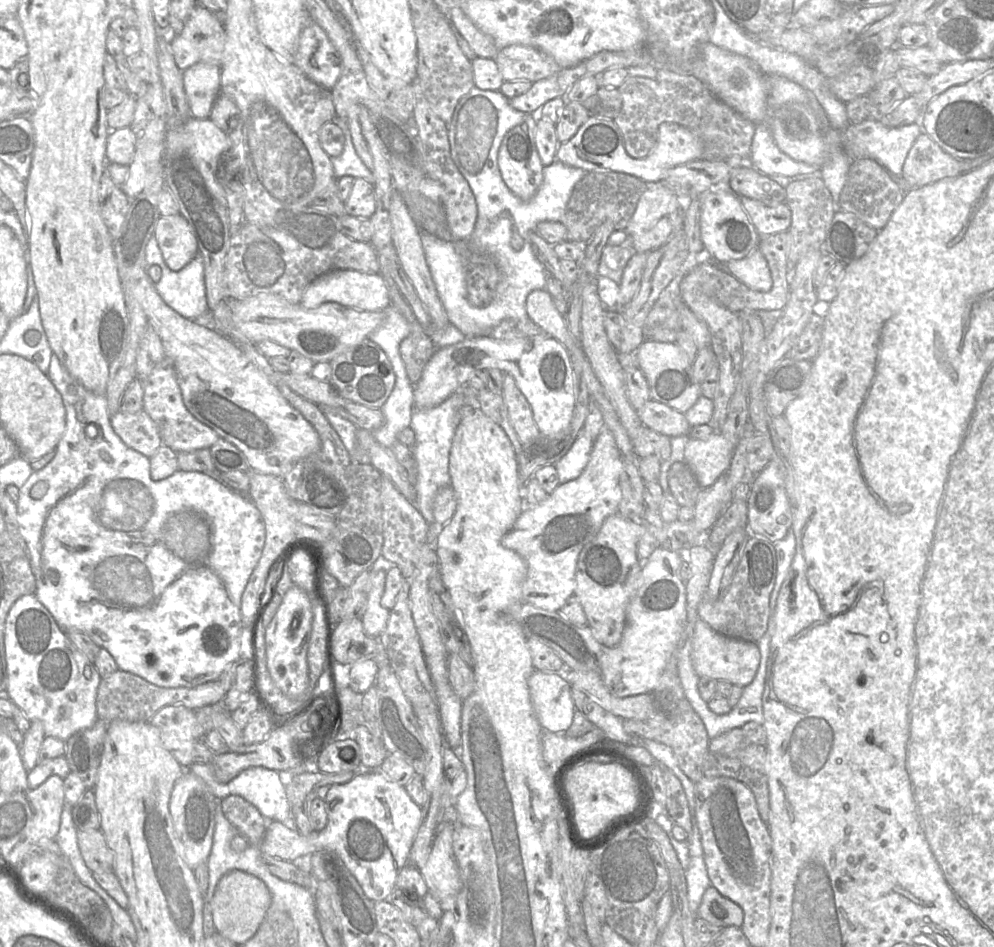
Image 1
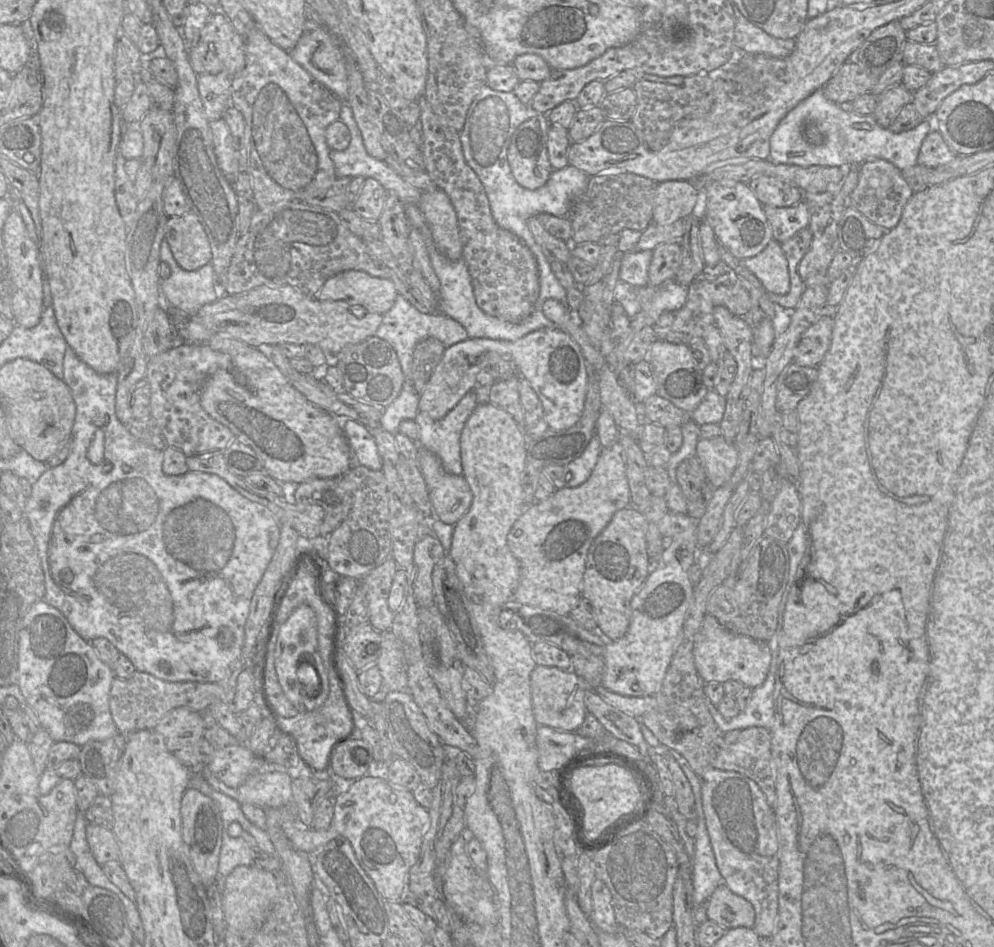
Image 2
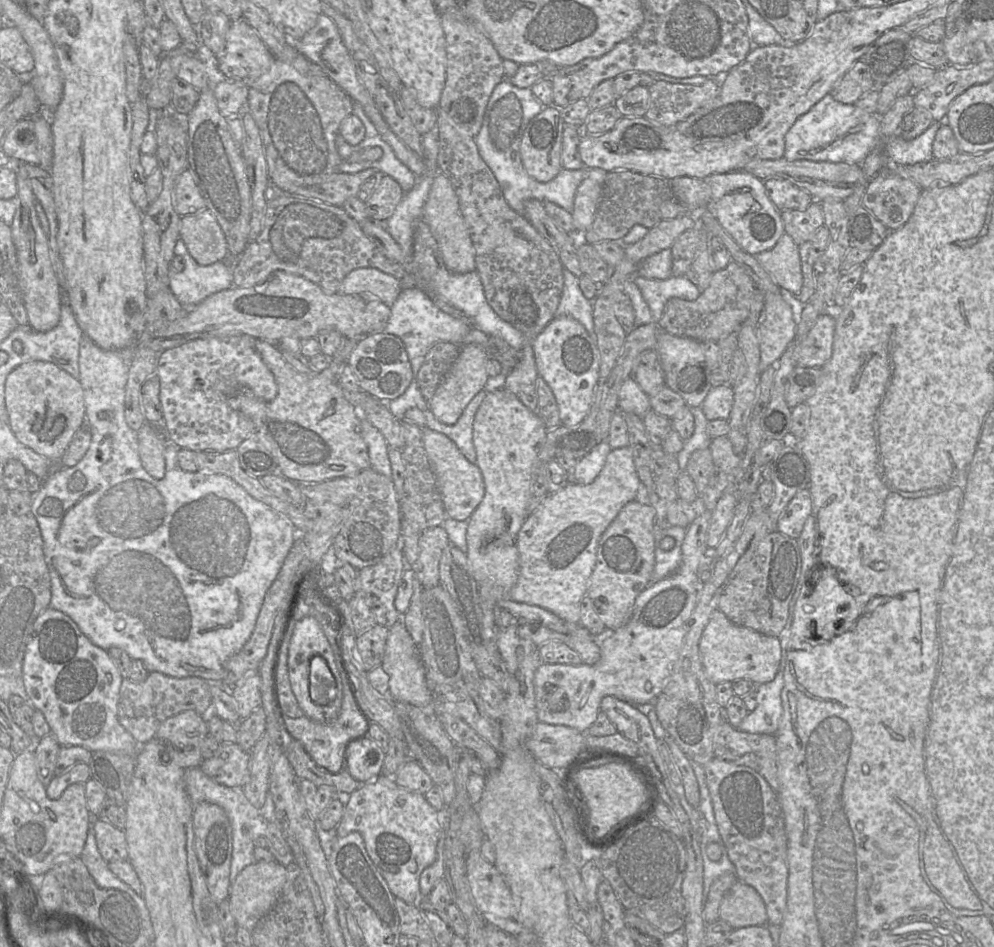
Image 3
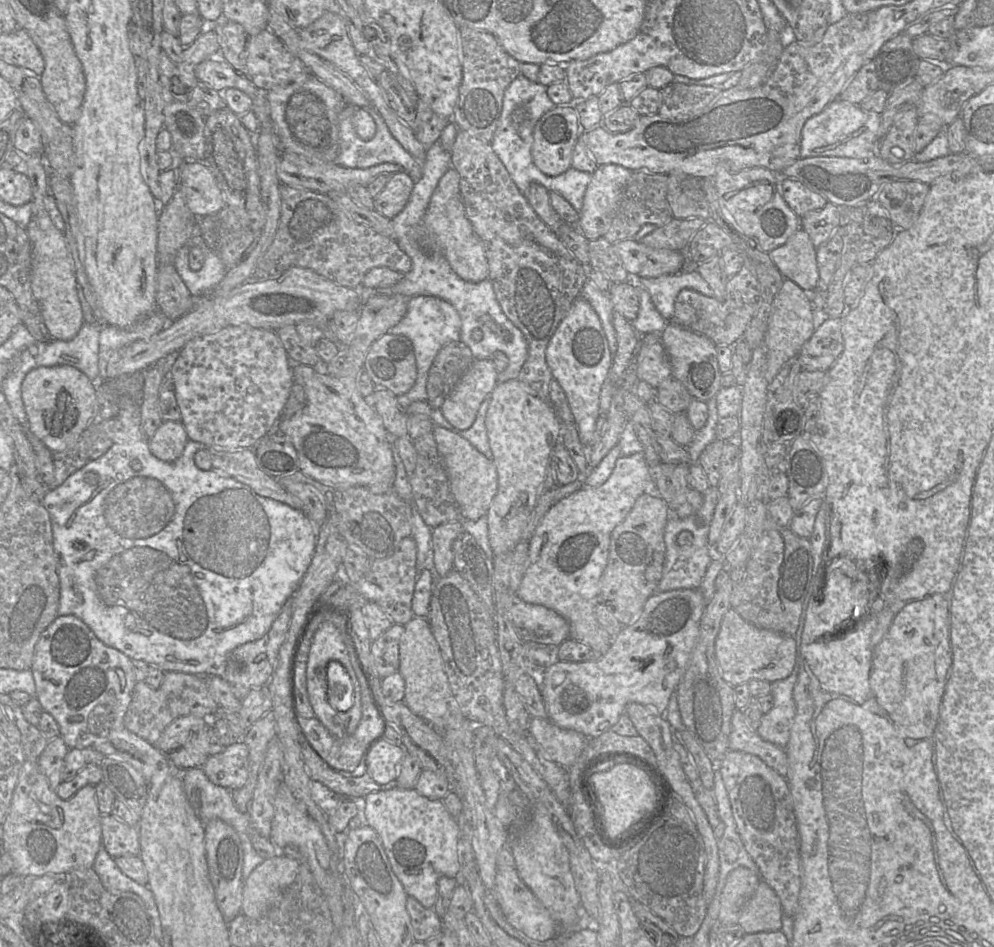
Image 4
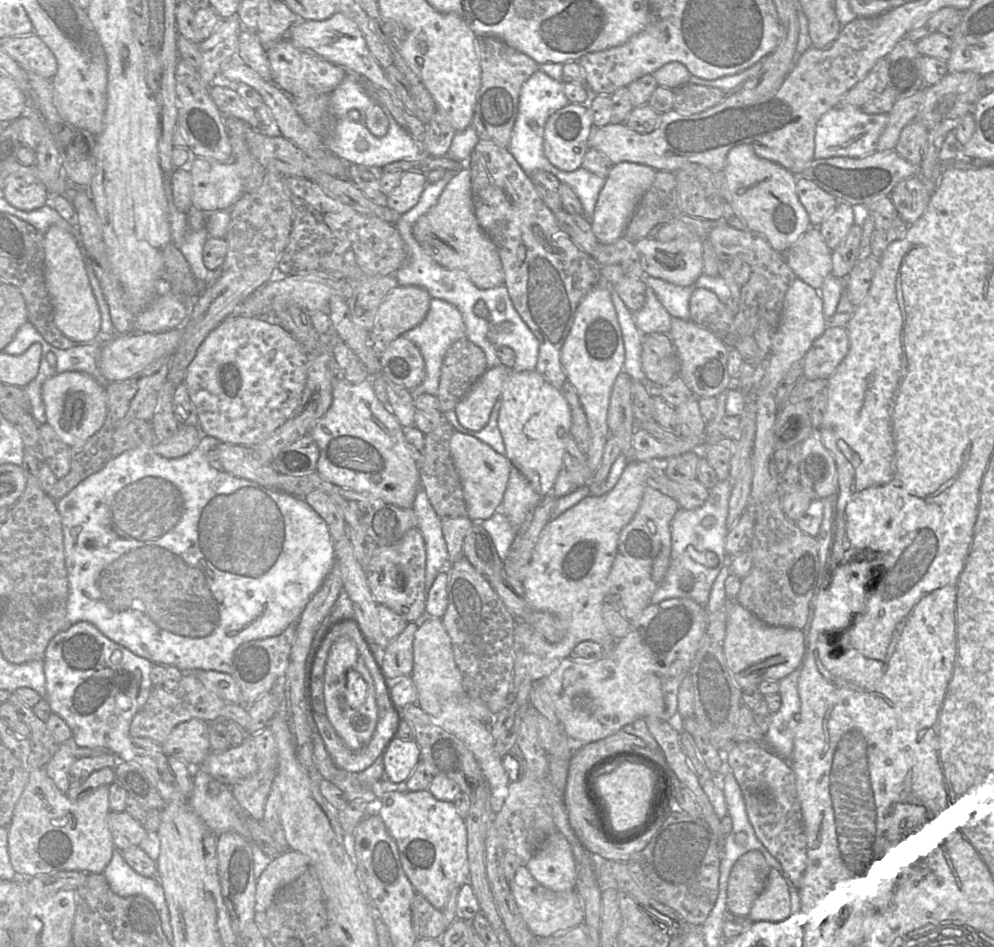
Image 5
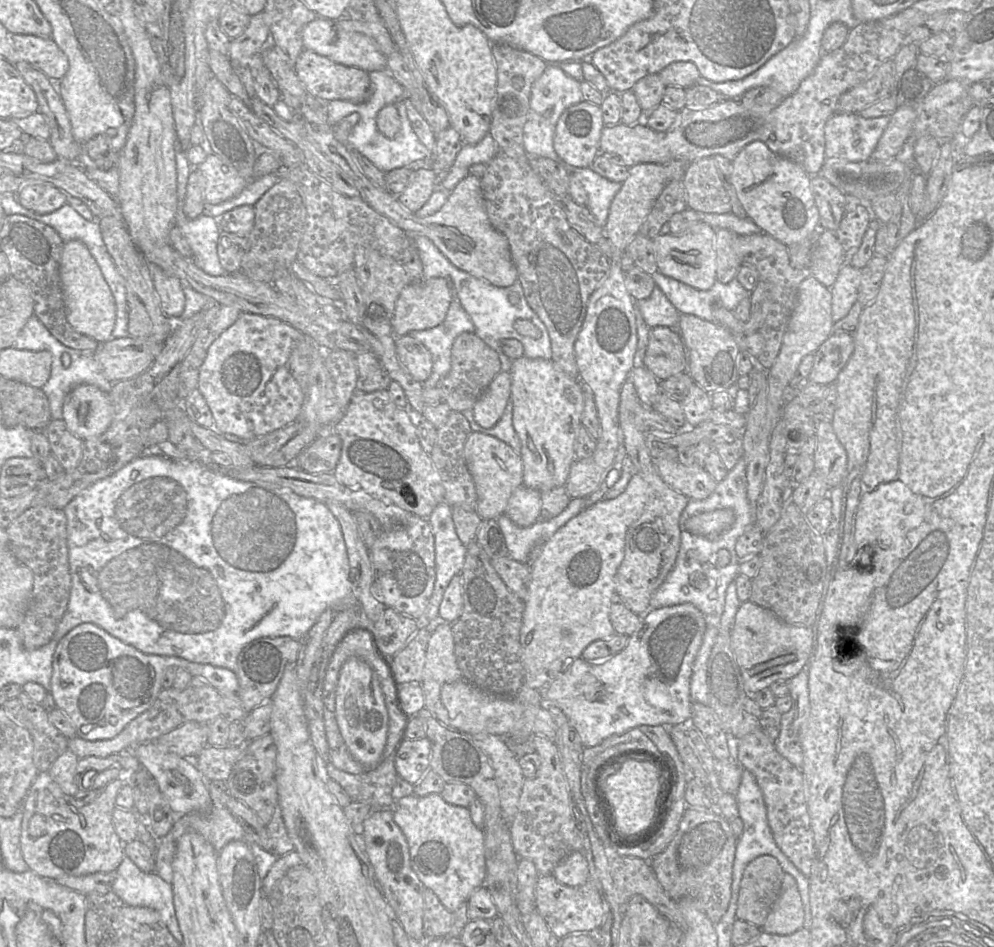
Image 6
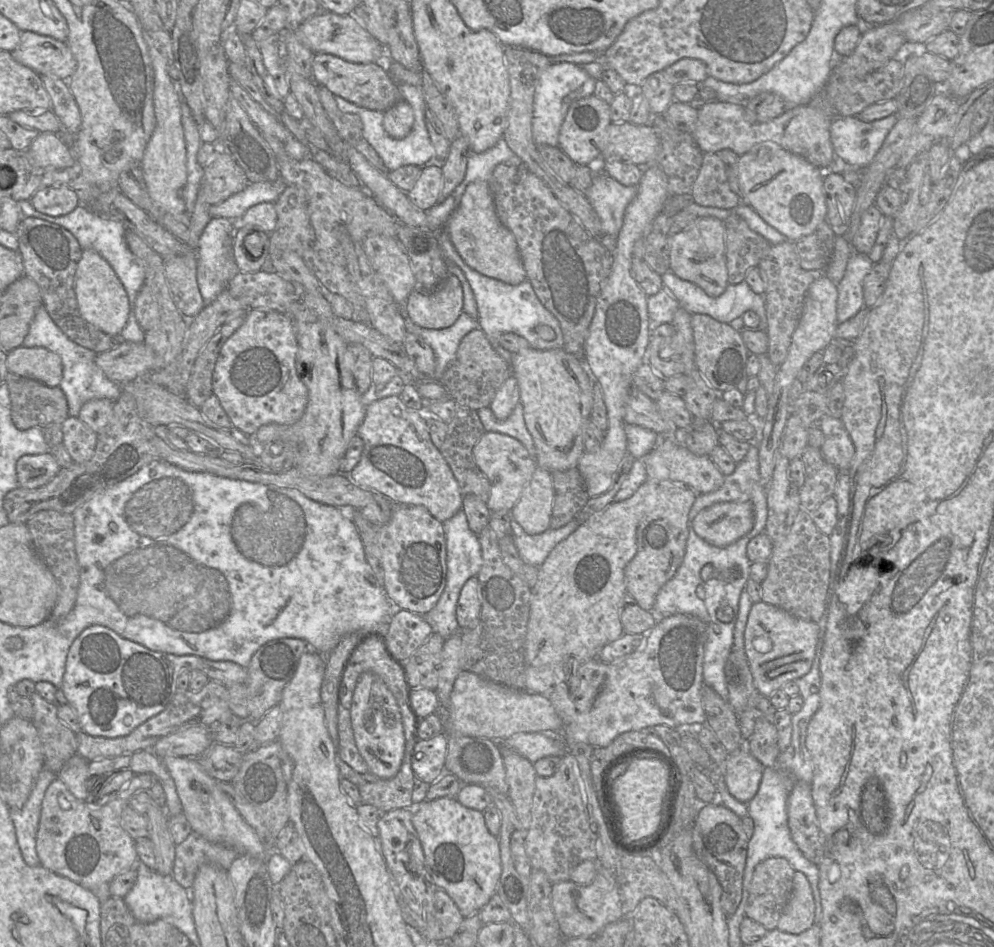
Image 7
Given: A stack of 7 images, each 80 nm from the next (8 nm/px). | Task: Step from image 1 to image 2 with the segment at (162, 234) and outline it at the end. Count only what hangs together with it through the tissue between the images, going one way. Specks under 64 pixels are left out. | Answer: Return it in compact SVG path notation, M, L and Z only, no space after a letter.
M192 213L169 217L164 241L178 266L184 270L196 270L211 262L209 241L199 219Z

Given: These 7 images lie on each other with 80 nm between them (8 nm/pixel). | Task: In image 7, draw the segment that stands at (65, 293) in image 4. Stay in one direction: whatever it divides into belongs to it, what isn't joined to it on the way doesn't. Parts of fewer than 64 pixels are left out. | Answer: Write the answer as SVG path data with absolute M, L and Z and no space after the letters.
M83 249L75 273L75 293L84 320L106 334L118 336L132 311L127 292L110 264L97 252Z

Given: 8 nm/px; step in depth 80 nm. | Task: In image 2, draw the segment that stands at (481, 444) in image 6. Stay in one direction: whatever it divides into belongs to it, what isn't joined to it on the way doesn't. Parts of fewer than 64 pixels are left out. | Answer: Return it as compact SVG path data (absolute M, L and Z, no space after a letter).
M420 449L418 461L426 480L435 516L454 525L468 511L473 495L466 479L447 473L439 458L429 450Z

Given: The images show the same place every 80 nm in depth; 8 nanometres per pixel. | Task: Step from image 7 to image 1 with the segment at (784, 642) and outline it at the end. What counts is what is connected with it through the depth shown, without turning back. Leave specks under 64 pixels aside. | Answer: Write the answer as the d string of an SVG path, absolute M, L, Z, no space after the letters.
M698 619L693 626L690 658L695 672L700 677L724 680L732 685L745 687L754 680L757 674L761 653L757 642L724 636L714 631L703 620Z

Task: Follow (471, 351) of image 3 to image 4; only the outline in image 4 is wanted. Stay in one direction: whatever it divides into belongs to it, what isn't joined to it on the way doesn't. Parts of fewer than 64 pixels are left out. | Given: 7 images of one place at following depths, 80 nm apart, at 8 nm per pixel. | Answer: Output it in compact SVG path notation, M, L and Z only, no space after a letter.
M475 359L439 408L446 420L460 430L469 429L476 420L482 402L497 386L498 374L491 361Z

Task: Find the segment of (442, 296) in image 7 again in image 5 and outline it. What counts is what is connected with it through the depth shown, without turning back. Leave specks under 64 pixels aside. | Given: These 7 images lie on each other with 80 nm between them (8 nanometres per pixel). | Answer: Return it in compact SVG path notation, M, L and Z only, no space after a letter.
M397 286L385 296L369 333L375 357L379 359L390 342L423 321L431 300L418 286Z

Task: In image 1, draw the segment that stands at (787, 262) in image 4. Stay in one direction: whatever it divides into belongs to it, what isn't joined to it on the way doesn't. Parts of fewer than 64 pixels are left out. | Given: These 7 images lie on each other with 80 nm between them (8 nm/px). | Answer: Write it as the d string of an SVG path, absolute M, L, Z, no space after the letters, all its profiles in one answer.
M758 248L741 259L729 260L725 265L718 264L753 290L768 291L773 285L767 260Z

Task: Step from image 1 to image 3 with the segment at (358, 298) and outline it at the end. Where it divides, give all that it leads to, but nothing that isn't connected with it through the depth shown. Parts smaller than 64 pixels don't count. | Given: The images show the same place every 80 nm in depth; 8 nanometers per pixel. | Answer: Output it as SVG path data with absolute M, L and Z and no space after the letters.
M360 268L350 272L337 292L342 294L374 295L392 308L403 290L401 279L377 268Z

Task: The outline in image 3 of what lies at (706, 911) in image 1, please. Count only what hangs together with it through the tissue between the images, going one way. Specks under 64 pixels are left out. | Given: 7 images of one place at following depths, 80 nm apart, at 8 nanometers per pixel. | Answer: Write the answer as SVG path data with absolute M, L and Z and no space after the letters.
M740 881L724 895L719 909L719 919L734 929L749 926L767 926L766 906L759 893Z

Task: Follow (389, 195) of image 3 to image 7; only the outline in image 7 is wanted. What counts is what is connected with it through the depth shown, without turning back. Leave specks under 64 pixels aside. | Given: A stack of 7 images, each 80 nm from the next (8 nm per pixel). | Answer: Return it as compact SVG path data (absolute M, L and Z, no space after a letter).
M441 165L424 166L414 187L407 192L407 195L415 206L428 210L439 202L443 187Z

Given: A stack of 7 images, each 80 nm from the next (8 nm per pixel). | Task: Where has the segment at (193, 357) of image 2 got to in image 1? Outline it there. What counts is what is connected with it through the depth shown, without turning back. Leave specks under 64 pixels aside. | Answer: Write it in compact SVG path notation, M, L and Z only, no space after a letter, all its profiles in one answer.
M157 366L143 384L143 411L159 425L163 445L175 452L209 449L219 439L210 427L197 420L185 407L175 370L171 366Z

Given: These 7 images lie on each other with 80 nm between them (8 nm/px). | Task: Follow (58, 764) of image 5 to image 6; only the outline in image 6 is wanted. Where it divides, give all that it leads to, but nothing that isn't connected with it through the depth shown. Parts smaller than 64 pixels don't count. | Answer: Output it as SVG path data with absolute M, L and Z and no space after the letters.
M68 744L68 749L67 749L66 751L64 751L64 752L56 759L56 761L51 765L51 767L49 768L49 770L48 770L48 772L47 772L48 775L59 785L59 787L61 788L61 790L62 790L66 795L70 795L70 796L72 796L72 797L74 797L74 795L75 795L79 790L83 790L83 787L80 786L80 784L81 784L81 781L80 781L80 780L81 780L84 776L92 775L92 773L84 774L82 777L79 776L78 779L77 779L77 781L76 781L76 767L77 767L78 761L79 761L78 757L70 750L69 744Z

